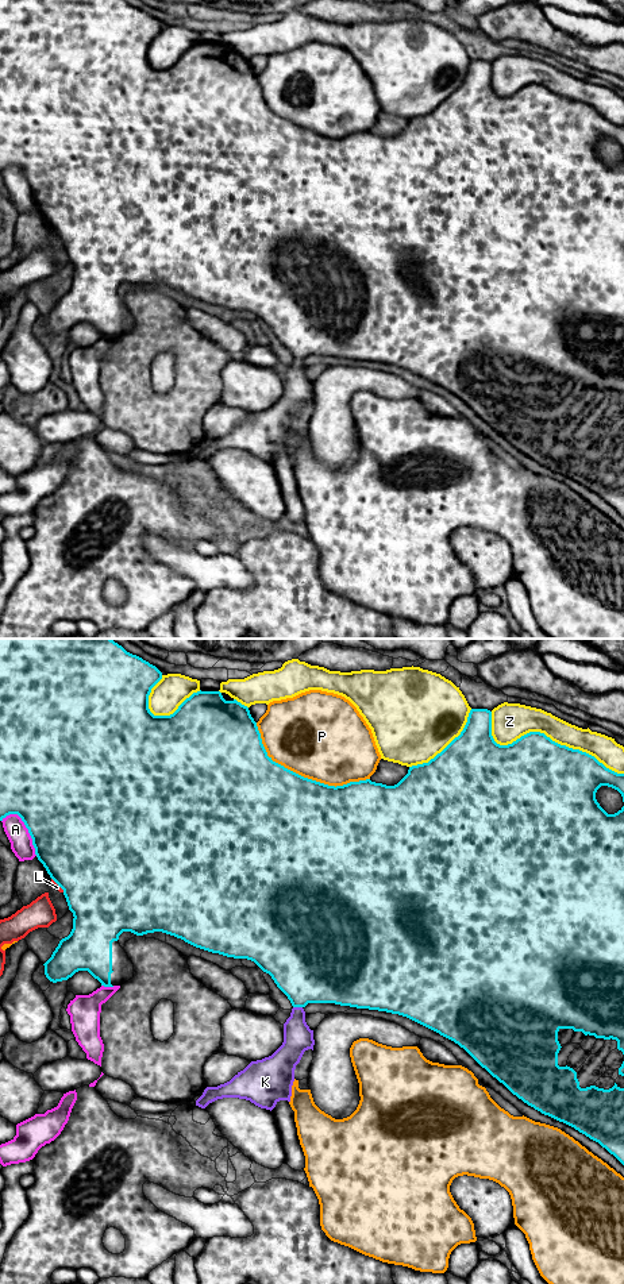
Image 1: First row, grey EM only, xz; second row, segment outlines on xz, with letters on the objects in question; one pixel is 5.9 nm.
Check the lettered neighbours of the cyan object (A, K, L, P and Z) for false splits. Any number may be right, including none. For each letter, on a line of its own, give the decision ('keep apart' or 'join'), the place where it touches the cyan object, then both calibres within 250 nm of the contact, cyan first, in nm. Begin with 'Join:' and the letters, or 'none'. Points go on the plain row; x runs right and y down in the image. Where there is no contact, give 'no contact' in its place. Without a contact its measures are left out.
Join: K
A: keep apart | xz (26, 178) | 500/130 nm
K: join | xz (297, 358) | 440/180 nm
L: keep apart | xz (57, 235) | 500/30 nm
P: keep apart | xz (303, 128) | 500/500 nm
Z: keep apart | xz (543, 85) | 460/220 nm

